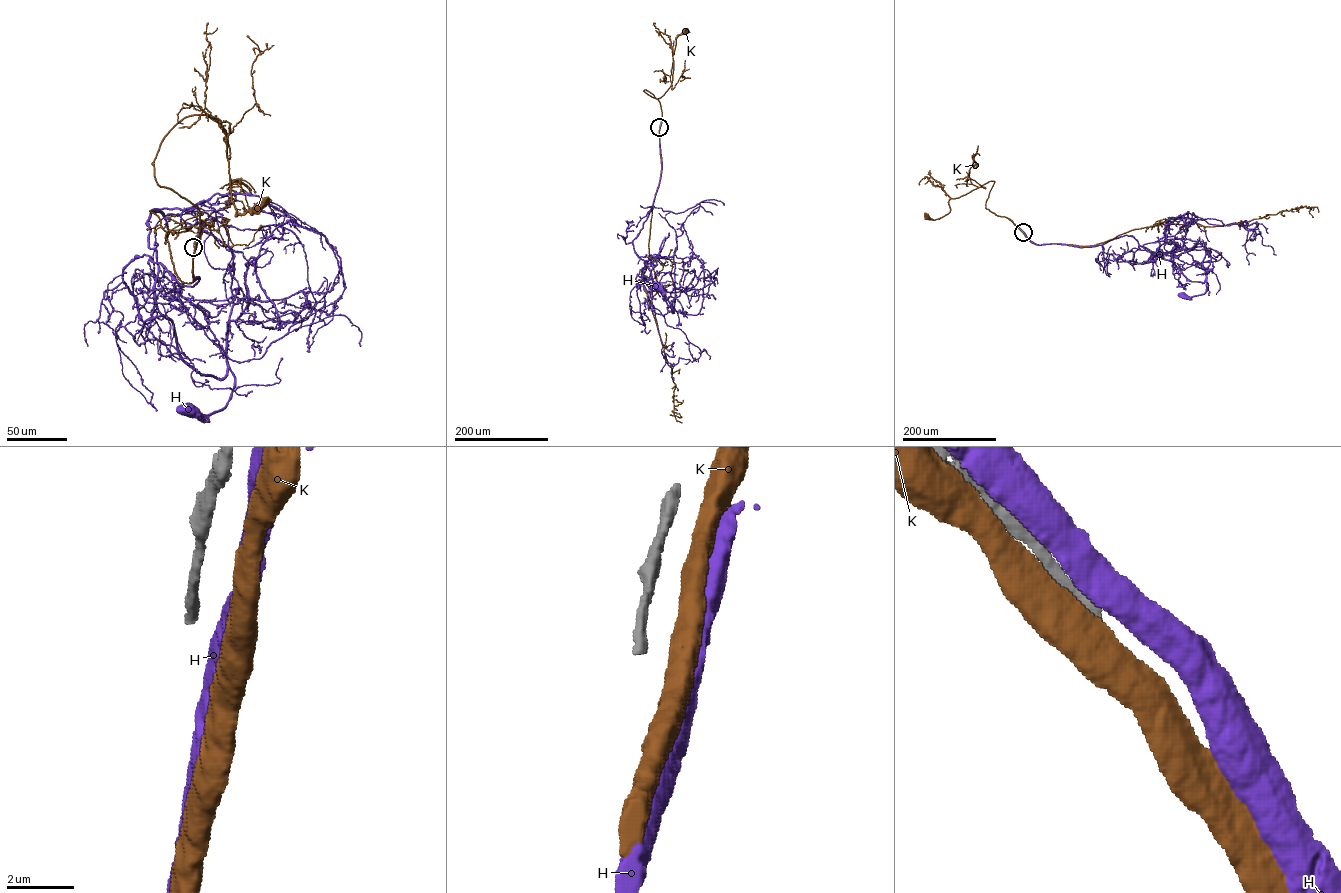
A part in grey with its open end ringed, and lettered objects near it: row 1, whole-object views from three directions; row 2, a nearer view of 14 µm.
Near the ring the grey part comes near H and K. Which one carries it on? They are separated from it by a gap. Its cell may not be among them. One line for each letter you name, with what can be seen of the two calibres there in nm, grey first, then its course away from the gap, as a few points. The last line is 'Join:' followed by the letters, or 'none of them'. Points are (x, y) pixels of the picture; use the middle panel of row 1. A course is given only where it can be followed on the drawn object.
Join: none of them

